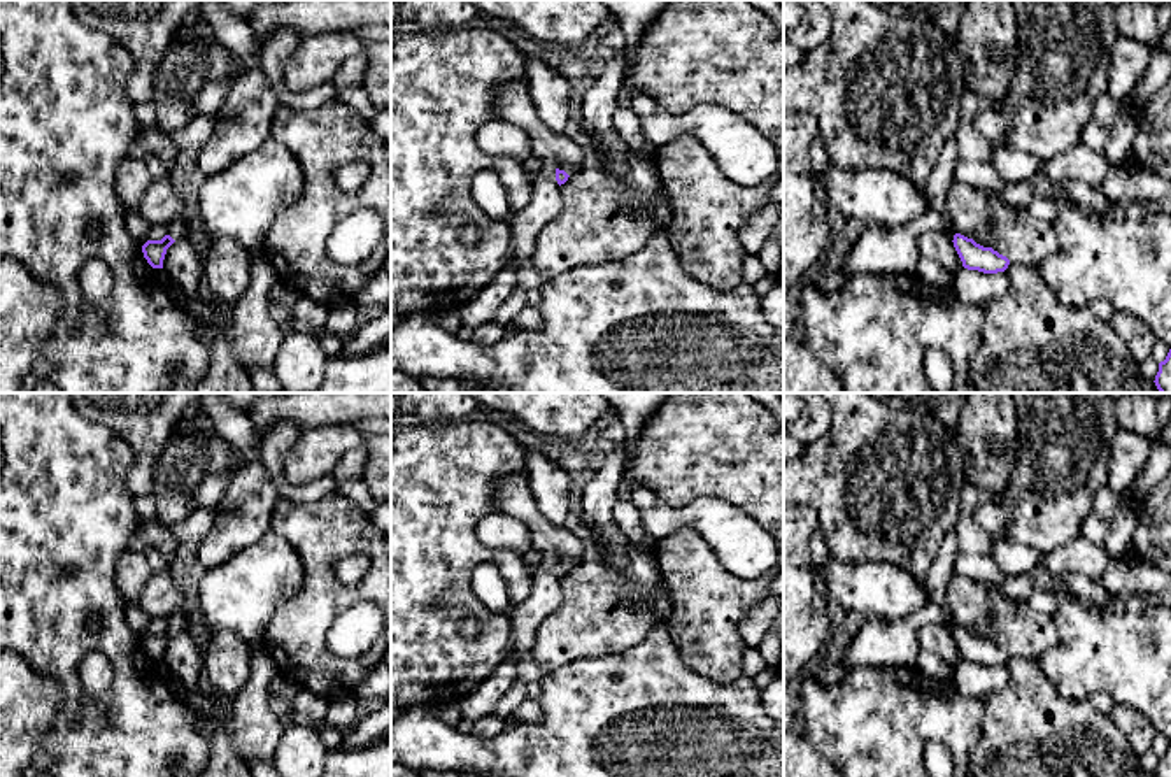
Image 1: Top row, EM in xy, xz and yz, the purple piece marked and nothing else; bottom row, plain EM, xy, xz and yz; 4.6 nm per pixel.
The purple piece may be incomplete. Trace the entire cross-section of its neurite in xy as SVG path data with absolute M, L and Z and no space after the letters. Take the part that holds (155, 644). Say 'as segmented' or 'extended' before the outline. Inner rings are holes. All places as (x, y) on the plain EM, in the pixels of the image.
extended; M175 614L168 619L168 626L161 633L147 633L142 638L142 645L144 645L144 651L147 652L147 656L153 661L163 661L163 652L165 652L167 642L174 635L186 631L186 626L188 626L188 623L179 614Z

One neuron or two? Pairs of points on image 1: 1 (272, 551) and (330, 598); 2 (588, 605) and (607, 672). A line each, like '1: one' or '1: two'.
1: two
2: two

